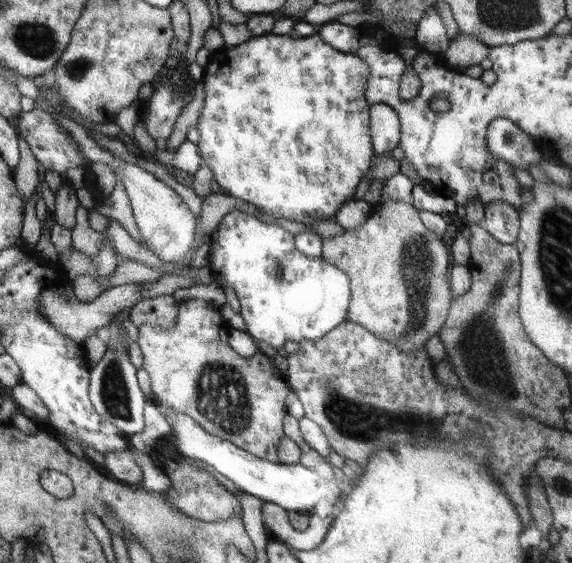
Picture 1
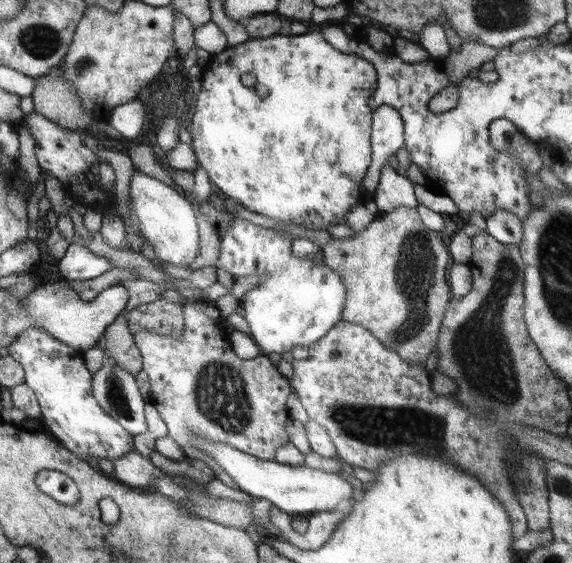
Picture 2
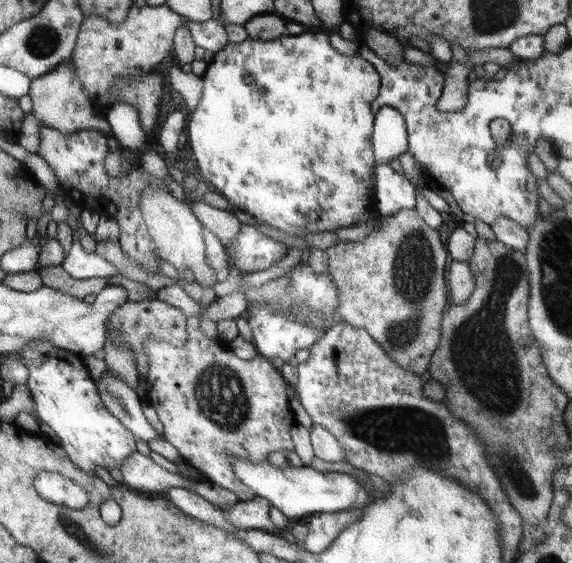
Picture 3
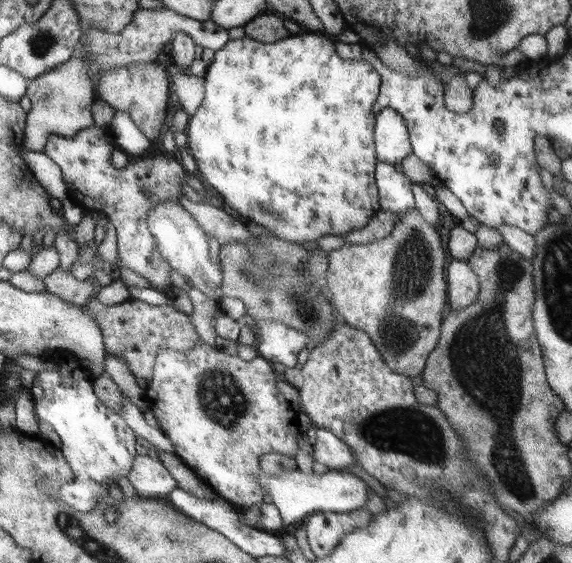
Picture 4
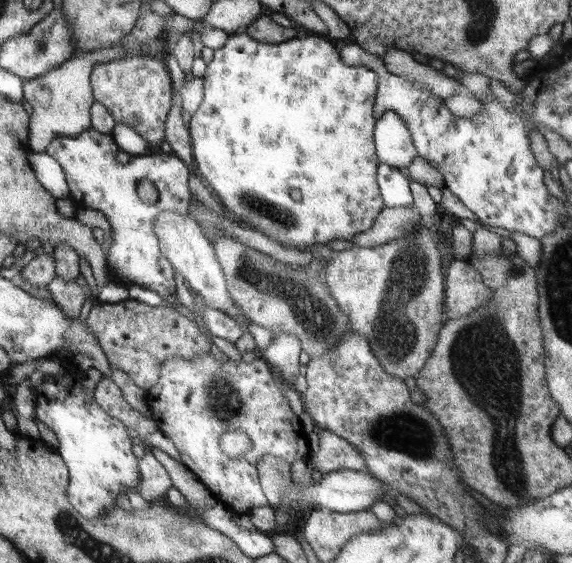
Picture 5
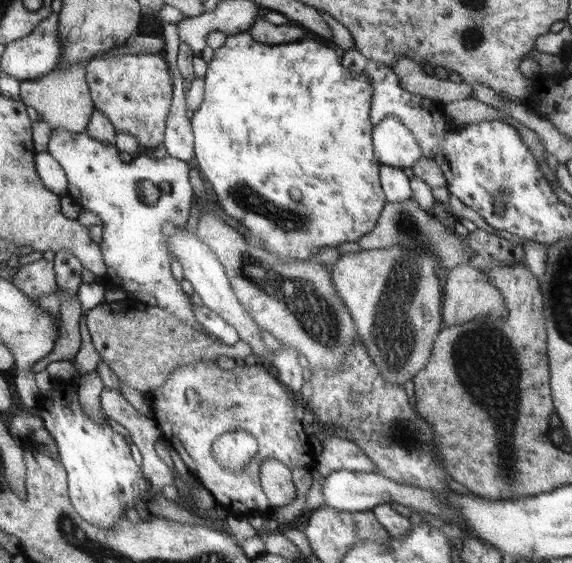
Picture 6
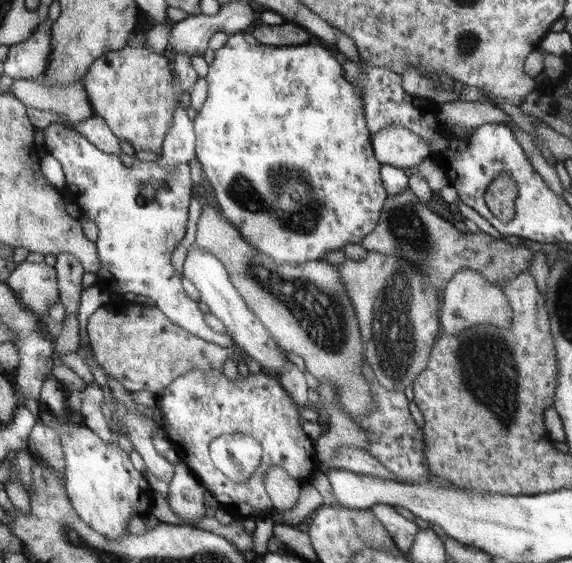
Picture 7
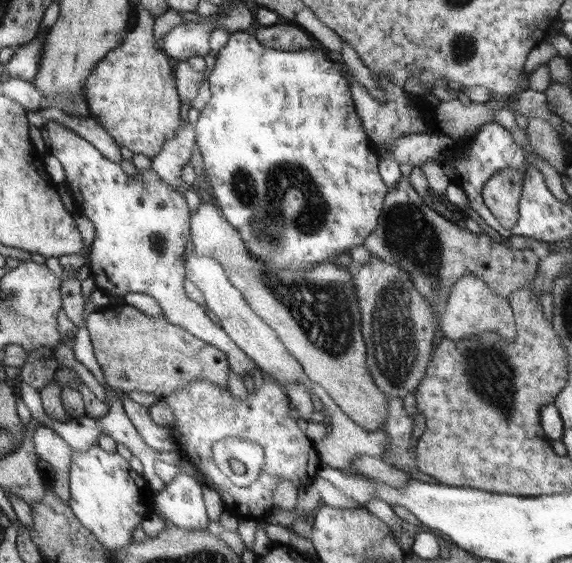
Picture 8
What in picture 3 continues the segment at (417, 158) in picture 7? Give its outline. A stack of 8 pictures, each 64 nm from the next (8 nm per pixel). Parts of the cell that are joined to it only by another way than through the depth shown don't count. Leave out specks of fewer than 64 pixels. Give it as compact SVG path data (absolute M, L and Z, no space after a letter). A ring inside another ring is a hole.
M383 106L375 112L371 146L373 146L375 166L389 164L391 158L397 158L409 150L405 120L395 108Z

